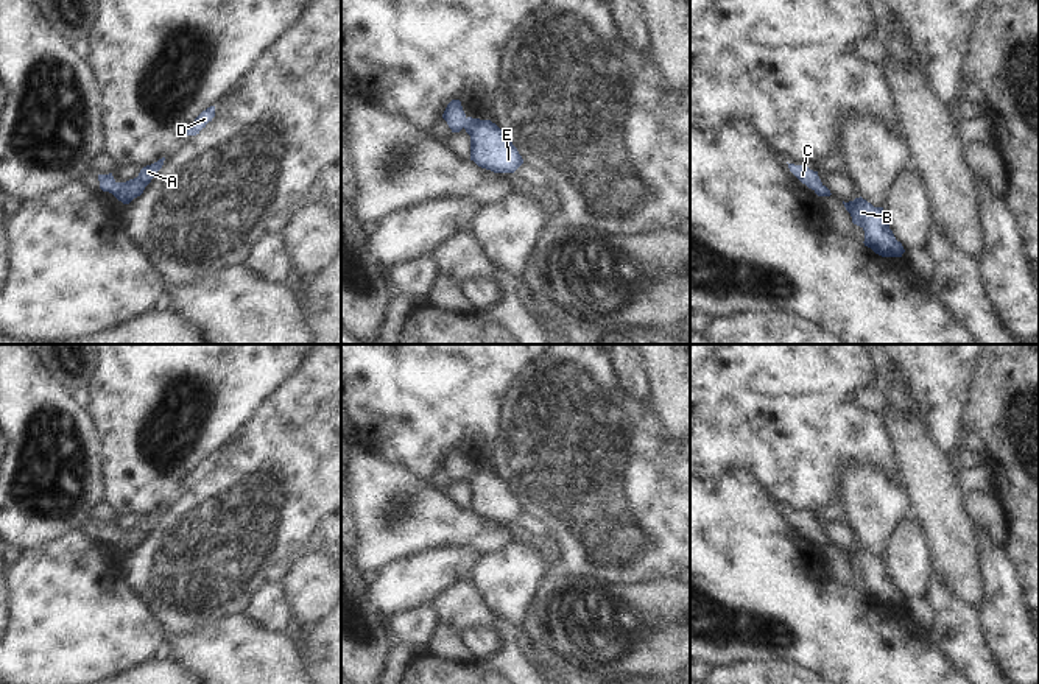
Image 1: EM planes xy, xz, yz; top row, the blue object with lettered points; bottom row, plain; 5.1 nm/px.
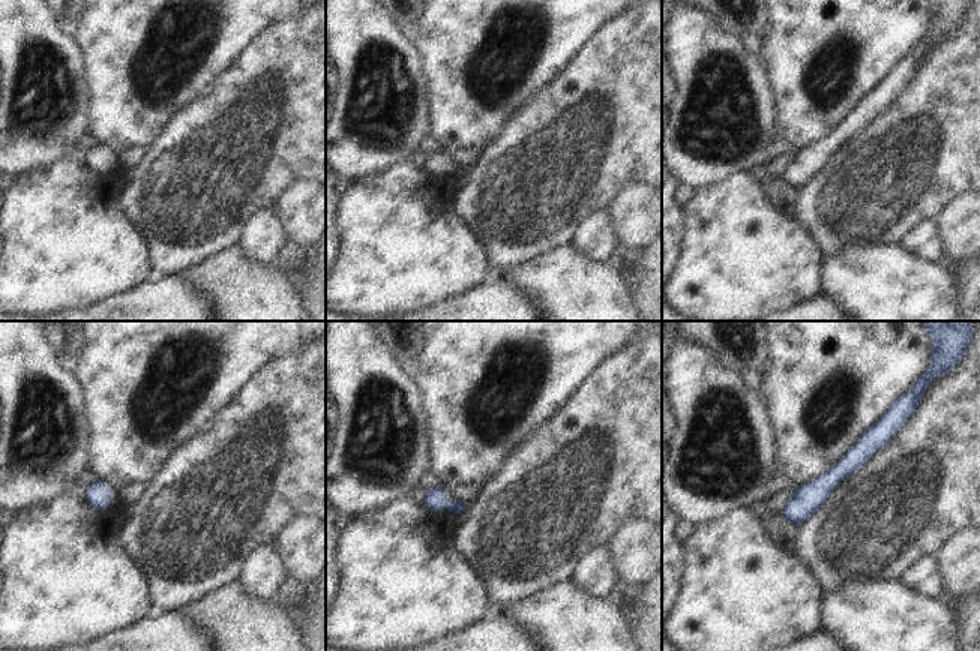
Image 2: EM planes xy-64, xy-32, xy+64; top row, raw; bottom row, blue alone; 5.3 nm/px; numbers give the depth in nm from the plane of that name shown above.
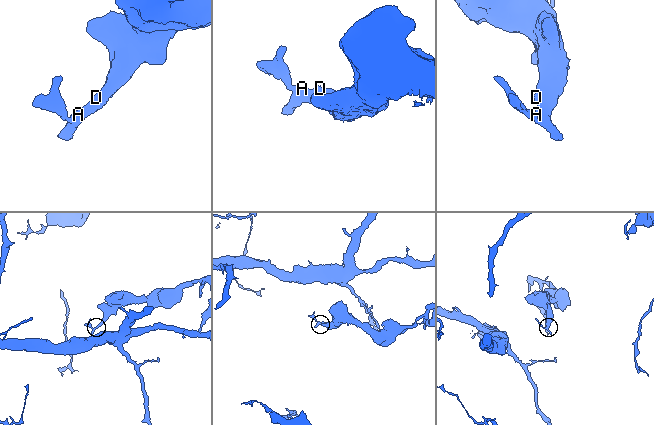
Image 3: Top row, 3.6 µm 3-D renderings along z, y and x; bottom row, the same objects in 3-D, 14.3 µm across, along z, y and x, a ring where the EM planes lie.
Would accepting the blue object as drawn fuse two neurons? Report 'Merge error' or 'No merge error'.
No merge error.

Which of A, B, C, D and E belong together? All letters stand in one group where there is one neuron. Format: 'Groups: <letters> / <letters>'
Groups: A B C D E.

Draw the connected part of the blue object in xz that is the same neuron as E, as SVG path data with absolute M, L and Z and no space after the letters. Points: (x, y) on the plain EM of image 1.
M452 449L442 467L452 481L463 477L470 485L470 509L494 522L514 522L523 508L512 494L511 486L491 469L467 466L460 449Z

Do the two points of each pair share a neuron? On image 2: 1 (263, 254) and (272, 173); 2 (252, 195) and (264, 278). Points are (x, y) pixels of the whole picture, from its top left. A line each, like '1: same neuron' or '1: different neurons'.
1: different neurons
2: different neurons

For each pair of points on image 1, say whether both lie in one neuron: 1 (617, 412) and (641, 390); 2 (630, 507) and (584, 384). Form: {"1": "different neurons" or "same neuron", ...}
{"1": "different neurons", "2": "same neuron"}

